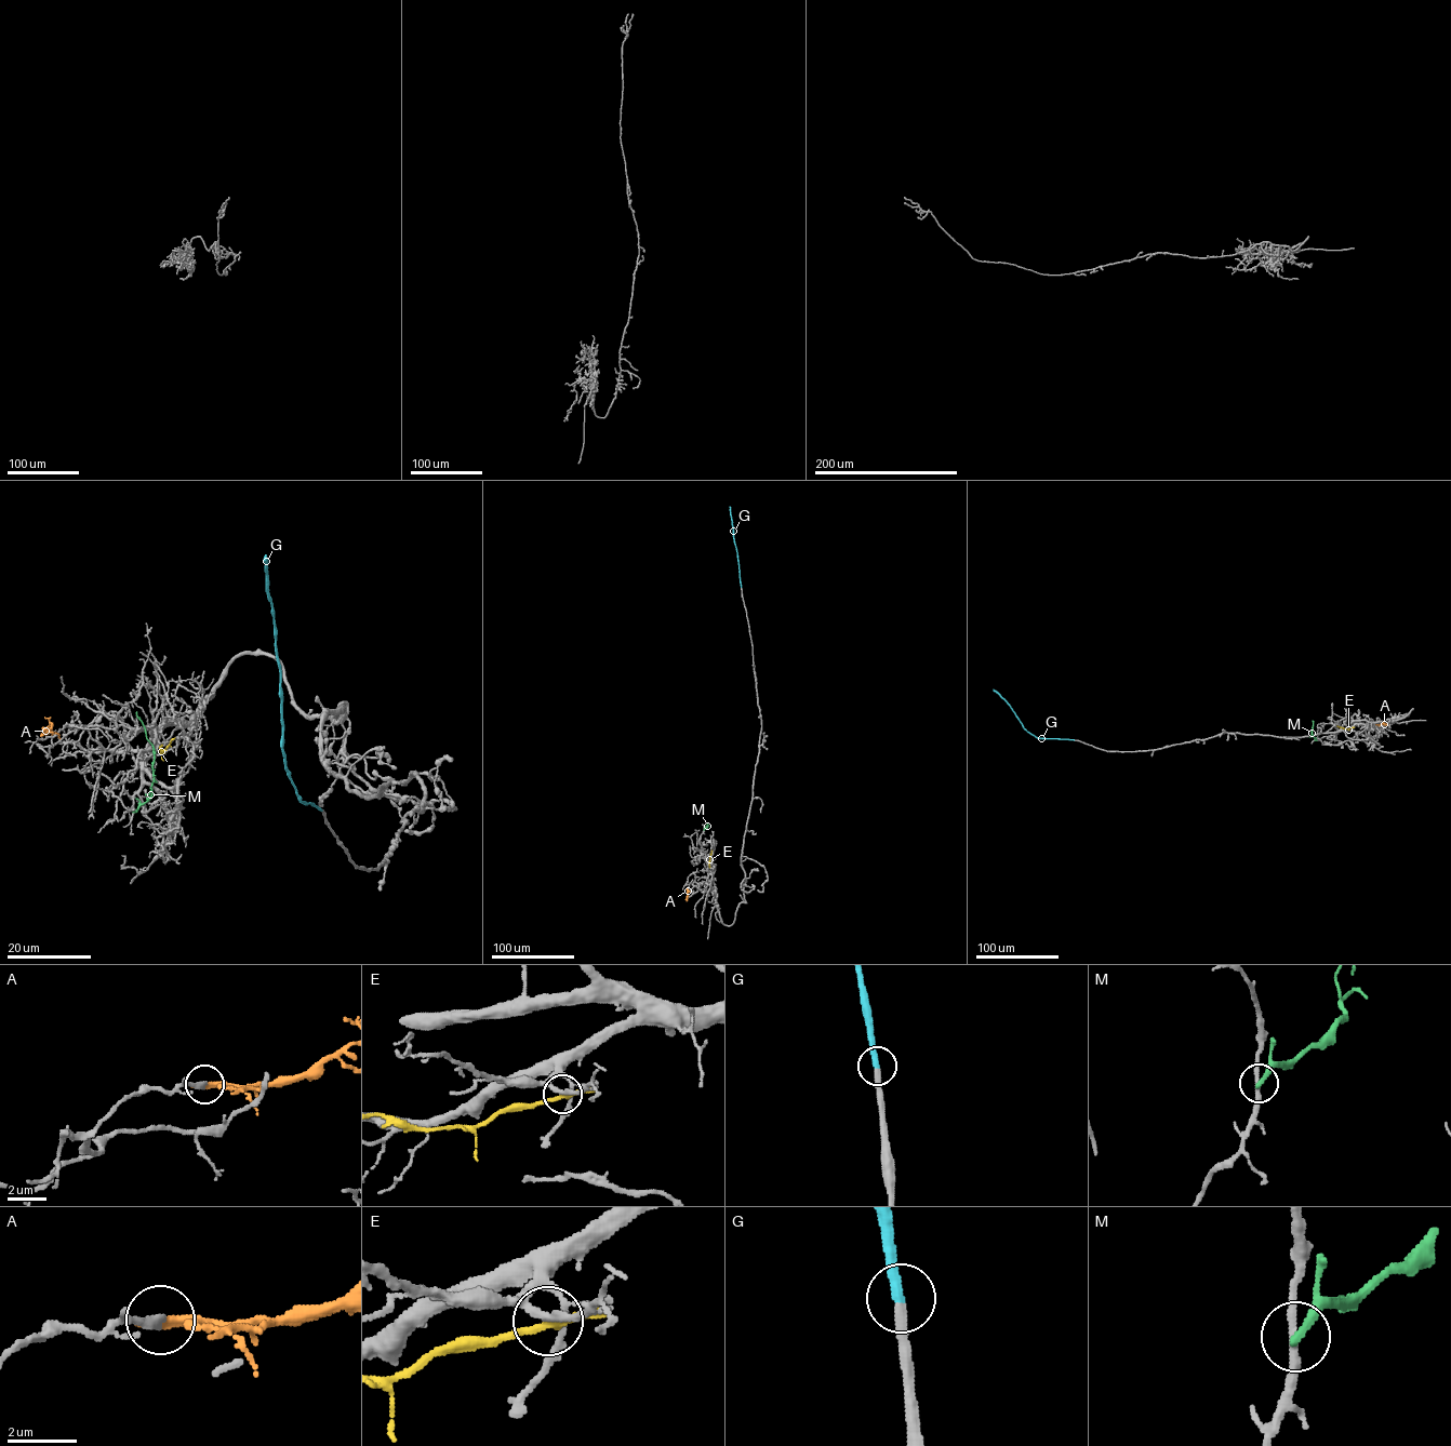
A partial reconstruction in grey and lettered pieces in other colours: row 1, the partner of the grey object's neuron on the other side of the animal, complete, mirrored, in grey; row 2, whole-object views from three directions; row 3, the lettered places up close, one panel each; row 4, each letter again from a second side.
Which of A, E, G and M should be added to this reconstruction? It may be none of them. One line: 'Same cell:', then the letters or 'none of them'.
Same cell: G

